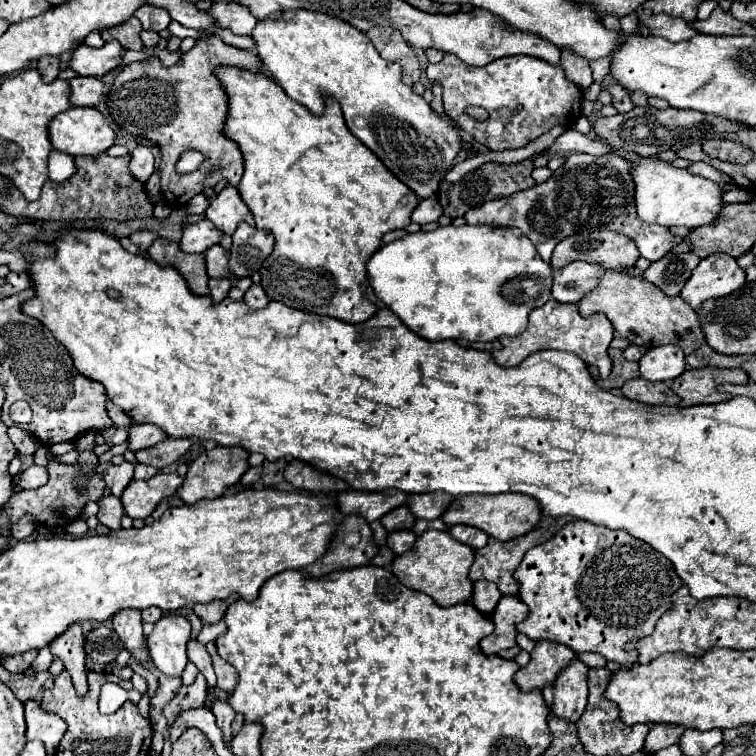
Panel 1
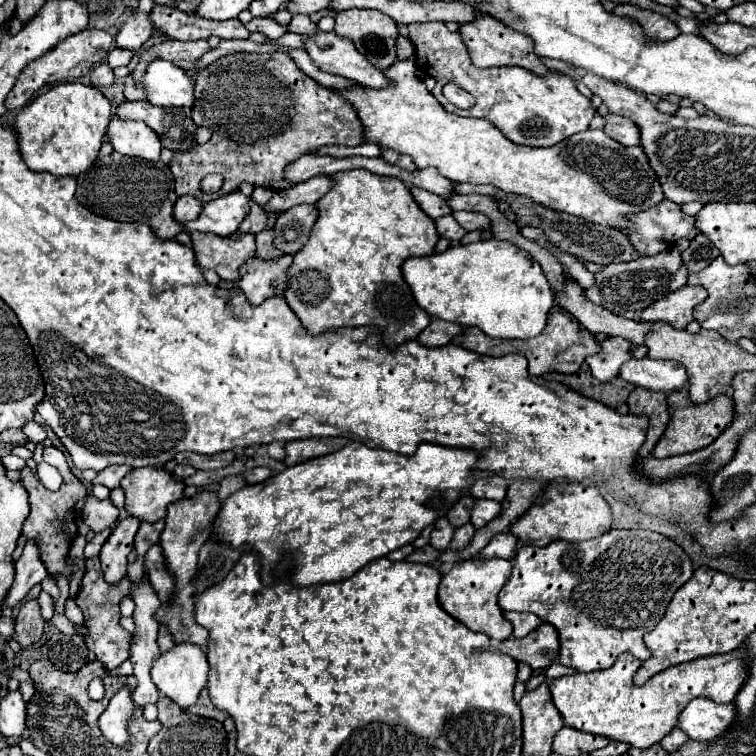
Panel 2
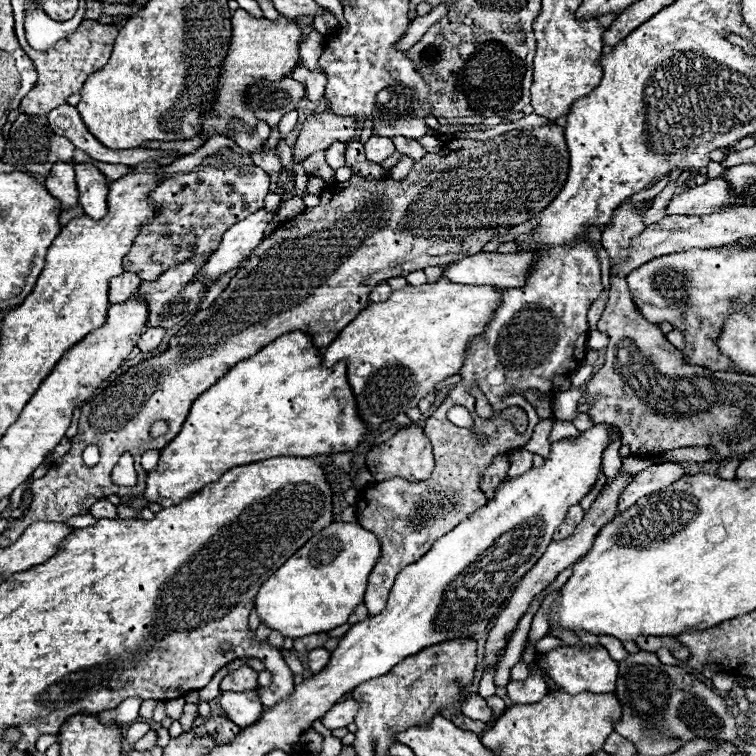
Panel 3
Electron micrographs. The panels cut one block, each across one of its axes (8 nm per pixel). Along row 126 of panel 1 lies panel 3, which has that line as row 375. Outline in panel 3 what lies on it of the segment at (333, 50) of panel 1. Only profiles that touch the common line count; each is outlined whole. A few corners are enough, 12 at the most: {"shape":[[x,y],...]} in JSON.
{"shape":[[498,286],[394,290],[326,348],[364,420],[464,366]]}

